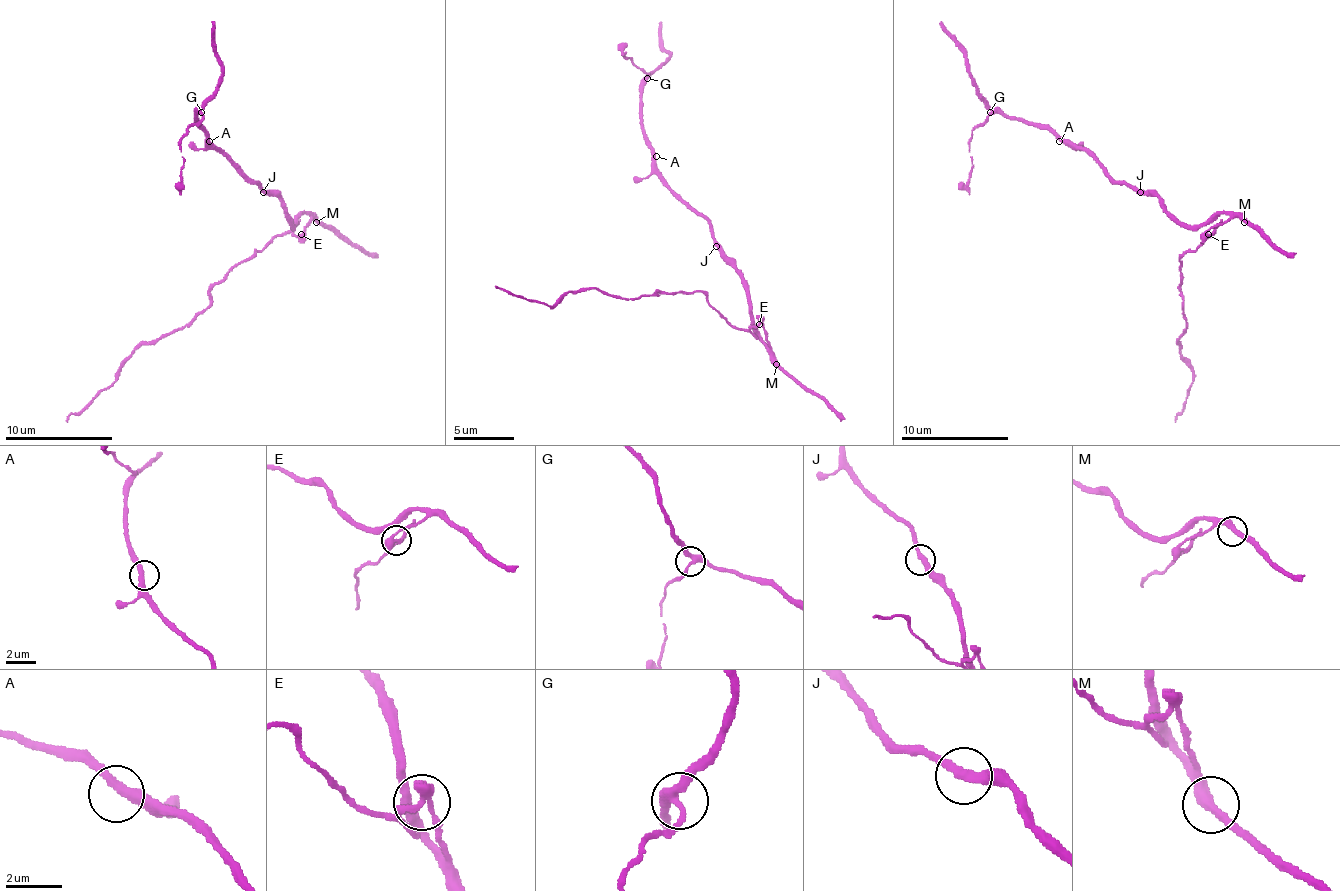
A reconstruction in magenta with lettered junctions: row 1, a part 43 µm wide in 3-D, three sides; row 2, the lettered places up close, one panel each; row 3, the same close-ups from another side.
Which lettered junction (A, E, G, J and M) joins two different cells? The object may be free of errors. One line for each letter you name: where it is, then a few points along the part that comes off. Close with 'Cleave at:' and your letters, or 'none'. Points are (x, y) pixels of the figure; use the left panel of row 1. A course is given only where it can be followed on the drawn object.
E: (301, 234) | (300, 235), (282, 232), (239, 262), (209, 291), (209, 304), (188, 323), (140, 345), (113, 382), (68, 422)
Cleave at: E

